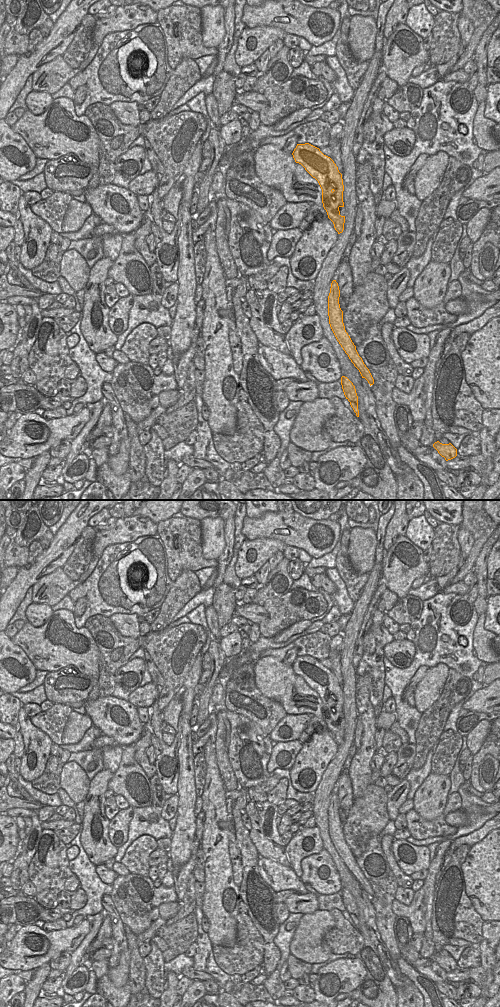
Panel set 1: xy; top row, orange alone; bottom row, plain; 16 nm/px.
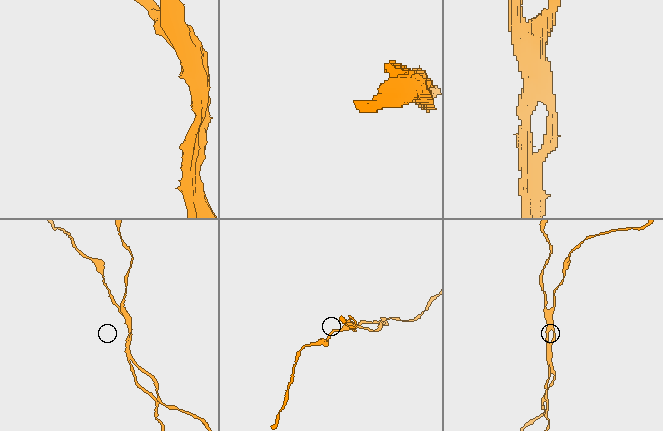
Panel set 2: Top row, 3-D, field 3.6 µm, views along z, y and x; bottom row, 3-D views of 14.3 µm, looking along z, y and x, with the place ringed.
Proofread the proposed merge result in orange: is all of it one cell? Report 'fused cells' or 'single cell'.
fused cells

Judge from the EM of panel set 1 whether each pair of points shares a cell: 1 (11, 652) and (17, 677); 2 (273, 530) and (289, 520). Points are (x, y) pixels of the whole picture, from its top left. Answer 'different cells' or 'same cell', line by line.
1: same cell
2: same cell

